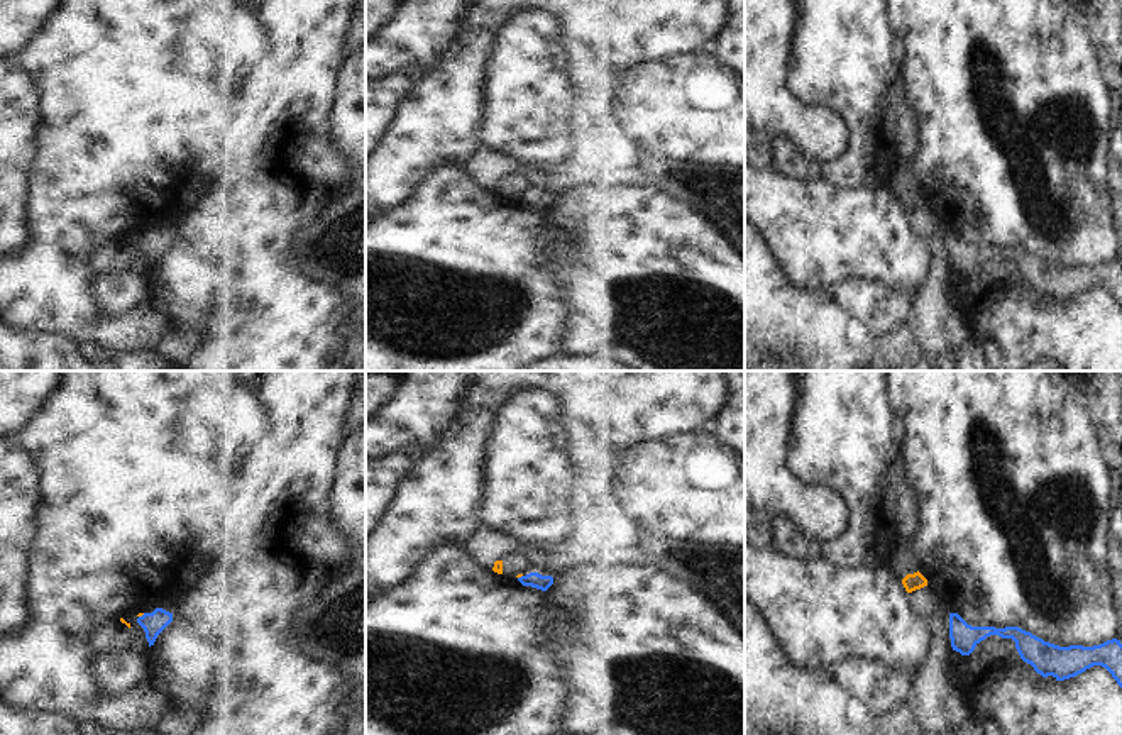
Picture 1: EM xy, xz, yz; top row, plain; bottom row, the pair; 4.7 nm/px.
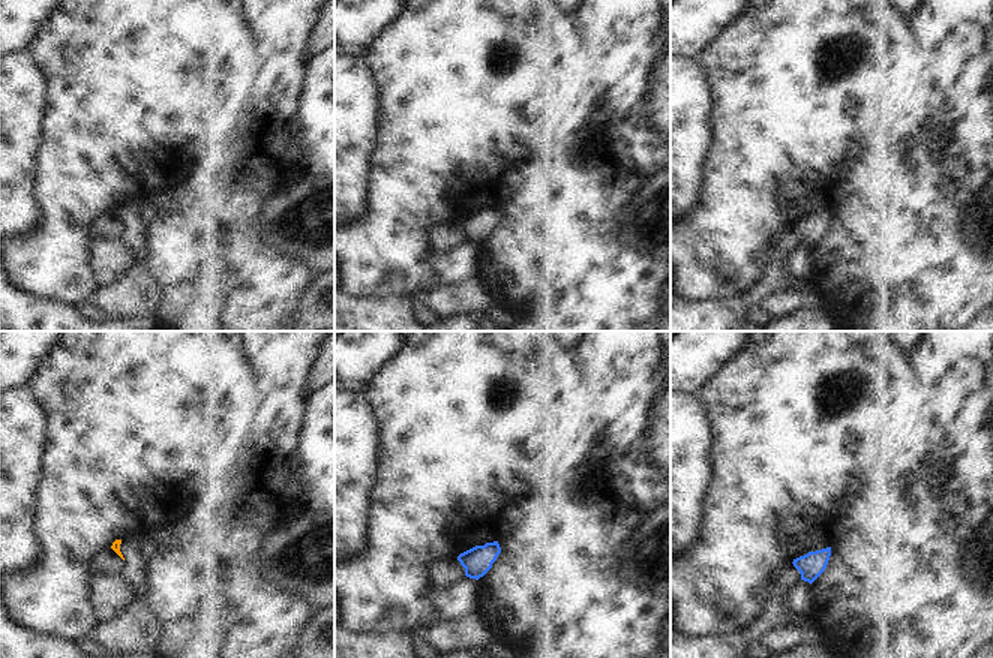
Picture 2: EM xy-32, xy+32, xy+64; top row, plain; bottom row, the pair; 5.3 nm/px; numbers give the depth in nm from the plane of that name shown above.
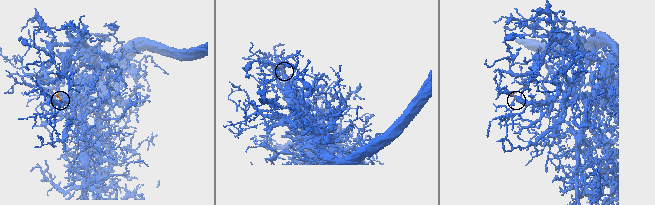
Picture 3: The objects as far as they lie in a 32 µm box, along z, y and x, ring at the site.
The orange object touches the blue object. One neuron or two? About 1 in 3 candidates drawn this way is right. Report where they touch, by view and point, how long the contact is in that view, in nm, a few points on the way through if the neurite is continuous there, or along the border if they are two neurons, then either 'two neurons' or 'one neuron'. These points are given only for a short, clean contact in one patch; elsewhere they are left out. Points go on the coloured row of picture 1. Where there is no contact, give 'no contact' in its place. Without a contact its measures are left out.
contact xy (141, 615); length 40 nm; border xy (144, 613), (139, 617); two neurons

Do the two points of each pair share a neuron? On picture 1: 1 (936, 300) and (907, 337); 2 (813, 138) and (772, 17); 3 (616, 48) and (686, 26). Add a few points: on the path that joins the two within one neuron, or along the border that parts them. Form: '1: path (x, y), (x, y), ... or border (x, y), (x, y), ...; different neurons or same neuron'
1: border (904, 326), (912, 332), (923, 353); different neurons
2: path (782, 107), (772, 97), (772, 48); same neuron
3: path (633, 31), (638, 26), (669, 26); same neuron

